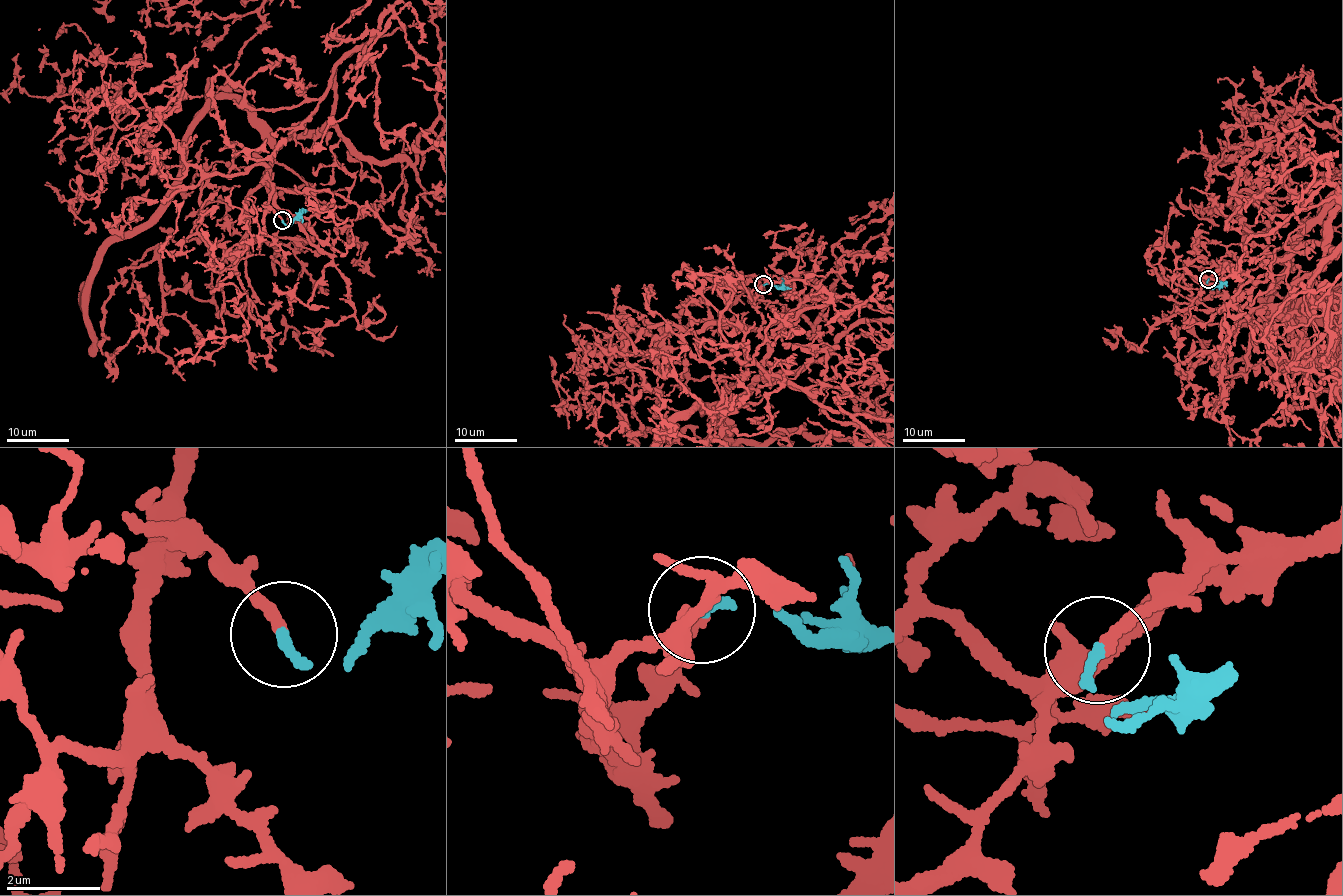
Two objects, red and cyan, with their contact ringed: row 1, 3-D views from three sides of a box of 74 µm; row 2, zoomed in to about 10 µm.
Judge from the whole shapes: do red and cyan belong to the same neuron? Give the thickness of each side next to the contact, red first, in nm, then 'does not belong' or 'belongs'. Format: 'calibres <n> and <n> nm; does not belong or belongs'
calibres 240 and 200 nm; belongs

